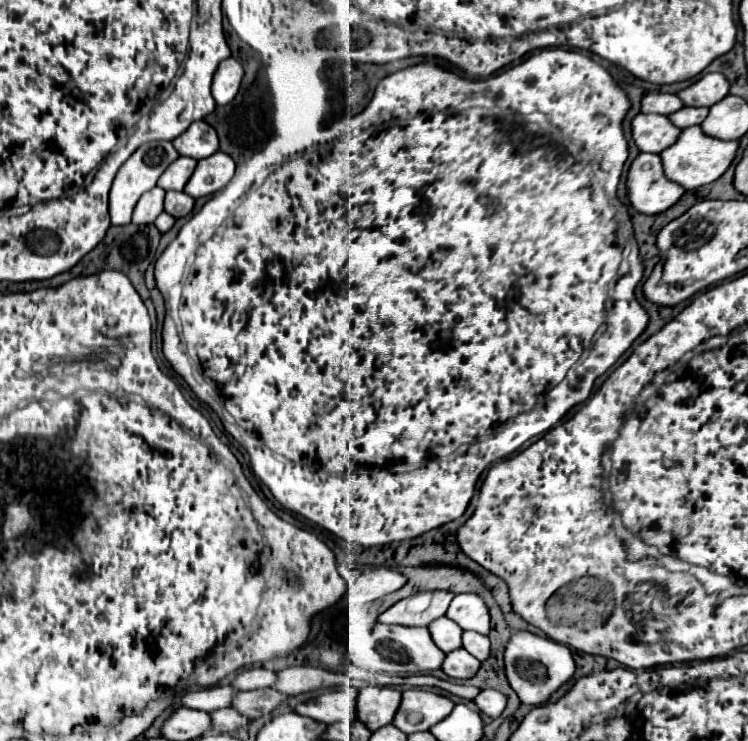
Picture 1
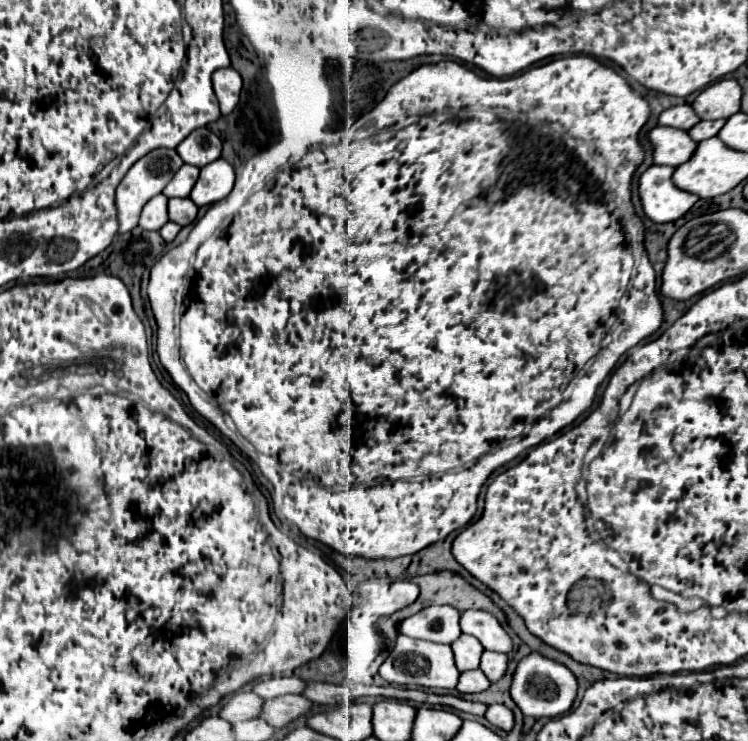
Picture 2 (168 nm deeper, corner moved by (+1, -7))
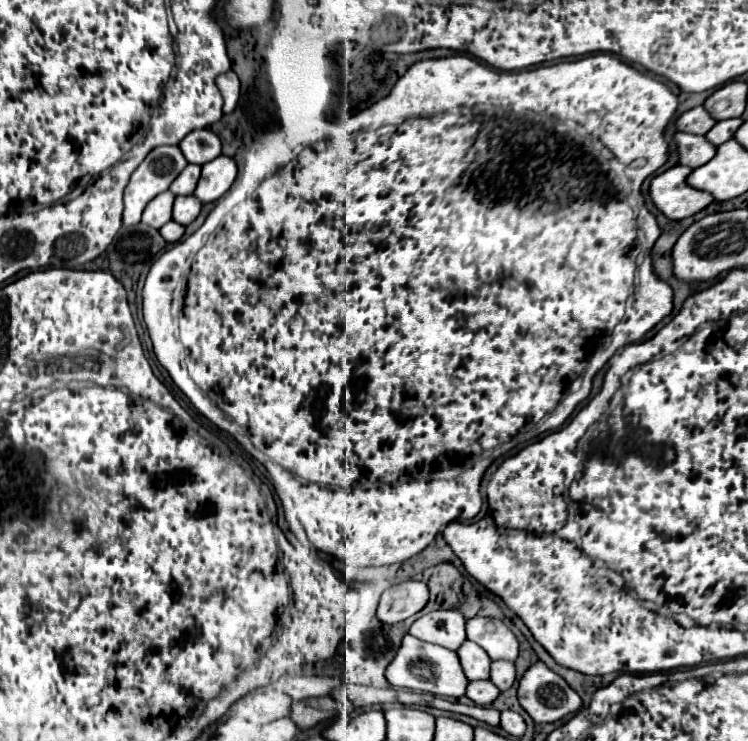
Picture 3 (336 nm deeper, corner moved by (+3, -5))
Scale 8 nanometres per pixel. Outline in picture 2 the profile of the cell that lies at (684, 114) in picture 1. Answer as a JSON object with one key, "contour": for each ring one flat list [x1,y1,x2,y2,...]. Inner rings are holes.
{"contour":[[702,120,698,126,694,126,694,128,690,128,690,138,692,140,696,140,696,142,702,142,702,140,708,140,708,138,714,138,718,132,720,132,720,128,724,126,724,122,726,120,714,120,714,122,710,122,710,120]]}

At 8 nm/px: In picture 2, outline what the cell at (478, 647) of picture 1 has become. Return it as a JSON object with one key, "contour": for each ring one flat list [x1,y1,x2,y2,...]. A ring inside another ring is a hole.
{"contour":[[488,650,482,654,480,670,486,674,486,678,490,682,498,682,506,674,506,666,508,666,508,656,506,654,488,652]]}

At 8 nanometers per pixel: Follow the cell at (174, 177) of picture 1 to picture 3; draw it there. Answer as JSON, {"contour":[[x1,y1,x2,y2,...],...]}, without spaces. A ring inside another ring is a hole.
{"contour":[[188,164,188,166,182,170,182,174,178,174,178,178,172,182,170,192,176,194,176,196,178,196,178,194,192,194,194,188,196,188,198,178,200,178,200,166]]}

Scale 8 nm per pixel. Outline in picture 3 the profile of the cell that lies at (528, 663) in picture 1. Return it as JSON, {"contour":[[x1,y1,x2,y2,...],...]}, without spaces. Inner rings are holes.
{"contour":[[536,662,532,664,524,676,520,678,518,684,518,702,520,706,530,714,530,718,538,724,546,724,546,722,556,722,568,714,578,712,578,708,582,706,580,696,566,684,566,680,562,676,558,676,556,672,552,672,544,662]]}

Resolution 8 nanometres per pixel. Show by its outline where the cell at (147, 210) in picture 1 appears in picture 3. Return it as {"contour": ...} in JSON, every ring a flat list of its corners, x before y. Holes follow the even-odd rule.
{"contour":[[168,190,164,194,158,194,144,208,142,222,152,226,152,228,162,228,166,222,170,222,172,220,172,202,174,202,174,198,176,196,172,192,168,192]]}

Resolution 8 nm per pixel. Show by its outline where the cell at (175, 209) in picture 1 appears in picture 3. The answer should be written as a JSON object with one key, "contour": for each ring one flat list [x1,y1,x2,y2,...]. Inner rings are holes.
{"contour":[[176,196,172,218,178,224,188,226,192,220,196,220,196,216,200,214,200,208,202,208,202,204,196,196]]}

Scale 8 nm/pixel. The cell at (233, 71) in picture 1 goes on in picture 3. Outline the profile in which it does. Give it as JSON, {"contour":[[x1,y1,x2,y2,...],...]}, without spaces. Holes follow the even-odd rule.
{"contour":[[230,70,230,72,224,72,216,78,216,86,224,98,224,114,230,114,236,104,238,104,238,96,240,96,240,80,238,76]]}

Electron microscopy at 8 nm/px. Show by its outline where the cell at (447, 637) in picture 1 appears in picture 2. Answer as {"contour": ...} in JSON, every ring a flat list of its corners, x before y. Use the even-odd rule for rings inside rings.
{"contour":[[462,634,454,644,452,644,452,652,454,652,454,660,460,672,466,670,476,670,480,668,480,656,484,652,484,646,468,634]]}

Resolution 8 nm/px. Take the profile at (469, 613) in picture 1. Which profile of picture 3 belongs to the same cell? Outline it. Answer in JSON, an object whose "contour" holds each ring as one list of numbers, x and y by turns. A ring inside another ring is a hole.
{"contour":[[474,616,466,620,468,640,486,650,492,660,516,660,518,640,512,630,498,618]]}

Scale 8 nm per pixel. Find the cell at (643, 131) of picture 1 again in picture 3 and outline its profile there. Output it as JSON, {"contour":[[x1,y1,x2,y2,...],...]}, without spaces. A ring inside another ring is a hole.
{"contour":[[676,132,674,140,678,148,678,162,684,166,702,166,716,154,716,146,712,146,704,136]]}

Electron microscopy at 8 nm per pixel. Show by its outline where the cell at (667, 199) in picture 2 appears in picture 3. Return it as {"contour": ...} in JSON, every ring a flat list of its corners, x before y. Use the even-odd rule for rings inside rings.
{"contour":[[678,164,654,176,650,182,650,198,668,220,688,218,714,200,708,192,696,190,686,184,686,176,690,172,692,168]]}

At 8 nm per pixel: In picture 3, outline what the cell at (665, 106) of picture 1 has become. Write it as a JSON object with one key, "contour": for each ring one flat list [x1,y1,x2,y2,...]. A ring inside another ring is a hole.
{"contour":[[696,106,692,110,686,110,676,118,676,128,680,132,690,132,690,134,706,134,714,126,714,118,704,110,704,106]]}

